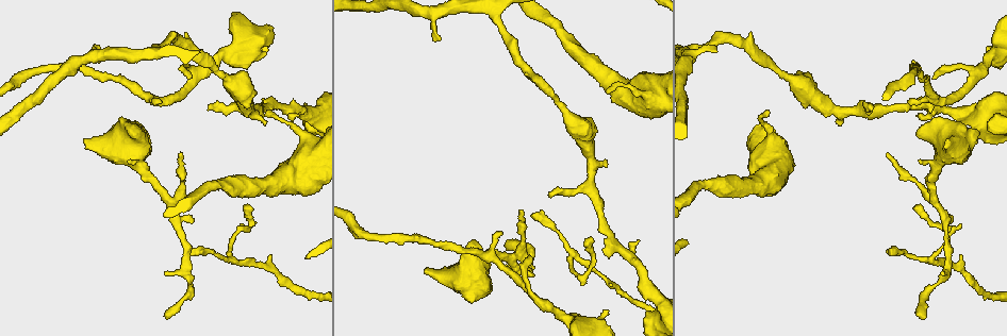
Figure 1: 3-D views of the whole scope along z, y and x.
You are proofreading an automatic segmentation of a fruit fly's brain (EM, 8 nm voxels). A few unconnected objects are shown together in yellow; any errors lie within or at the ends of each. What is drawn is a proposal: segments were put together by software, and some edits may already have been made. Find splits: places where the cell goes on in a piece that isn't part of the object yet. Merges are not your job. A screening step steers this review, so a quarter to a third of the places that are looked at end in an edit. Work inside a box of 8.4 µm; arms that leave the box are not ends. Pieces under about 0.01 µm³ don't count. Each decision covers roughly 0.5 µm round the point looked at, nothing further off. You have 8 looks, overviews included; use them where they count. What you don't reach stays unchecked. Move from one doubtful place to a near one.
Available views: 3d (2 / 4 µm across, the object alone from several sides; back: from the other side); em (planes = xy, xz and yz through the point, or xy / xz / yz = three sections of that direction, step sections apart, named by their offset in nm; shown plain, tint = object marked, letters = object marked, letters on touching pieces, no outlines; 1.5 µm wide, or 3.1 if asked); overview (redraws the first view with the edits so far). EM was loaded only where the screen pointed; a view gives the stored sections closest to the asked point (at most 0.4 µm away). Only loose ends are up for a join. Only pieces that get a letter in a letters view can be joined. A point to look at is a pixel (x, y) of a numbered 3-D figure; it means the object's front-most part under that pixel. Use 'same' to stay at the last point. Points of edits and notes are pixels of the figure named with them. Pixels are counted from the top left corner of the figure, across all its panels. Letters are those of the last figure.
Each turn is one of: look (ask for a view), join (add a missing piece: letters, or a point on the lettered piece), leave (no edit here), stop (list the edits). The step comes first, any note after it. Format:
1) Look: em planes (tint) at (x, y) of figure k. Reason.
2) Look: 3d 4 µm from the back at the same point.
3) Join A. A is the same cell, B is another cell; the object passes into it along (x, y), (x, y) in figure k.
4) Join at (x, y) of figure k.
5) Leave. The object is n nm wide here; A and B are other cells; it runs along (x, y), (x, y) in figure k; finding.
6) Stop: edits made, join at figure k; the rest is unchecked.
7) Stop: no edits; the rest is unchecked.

Look: em xz step 8 (letters) at (166, 317) of figure 1. Free end.

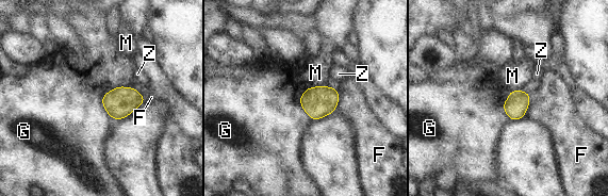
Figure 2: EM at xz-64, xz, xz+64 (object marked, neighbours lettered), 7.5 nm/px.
Leave. The object is 180 nm wide here; the longest contact is with G, 300 nm; F, G, M and Z are other cells; no lettered piece goes on from it.

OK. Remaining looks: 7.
Look: em xy step 8 (tint) at (944, 146) of figure 1. Branch stops here.

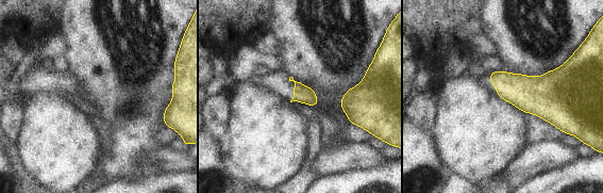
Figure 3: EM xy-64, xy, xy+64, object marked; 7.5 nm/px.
Look: em planes (letters) at the same point.

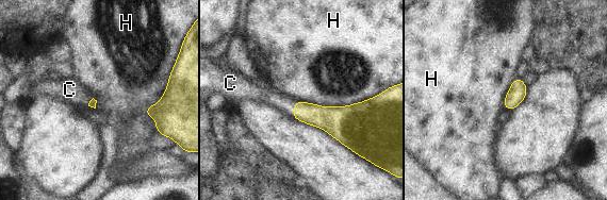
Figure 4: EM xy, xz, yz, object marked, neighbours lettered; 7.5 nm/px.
Join at (284, 103) of figure 4. The longest contact is with H, 600 nm; C is the same cell, H is another cell; the cell continues.

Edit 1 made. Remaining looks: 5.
Look: em planes (tint) at (767, 110) of figure 1. Thin end.

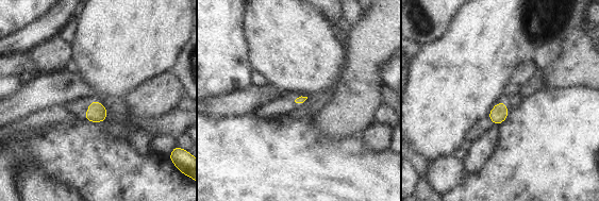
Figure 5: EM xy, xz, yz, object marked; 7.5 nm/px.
Look: em planes (letters) at the same point. See the neighbours.

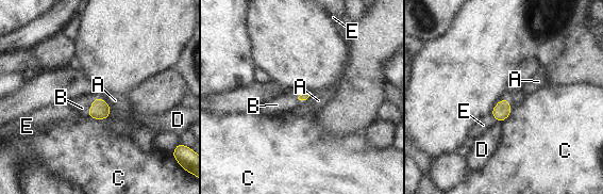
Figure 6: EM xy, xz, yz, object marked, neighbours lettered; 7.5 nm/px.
Join at (82, 104) of figure 6. B is the same cell, A, C, D and E are other cells; the cell continues.

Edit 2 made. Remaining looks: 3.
Stop: edits made, join at figure 4, join at figure 6; the rest is unchecked.

